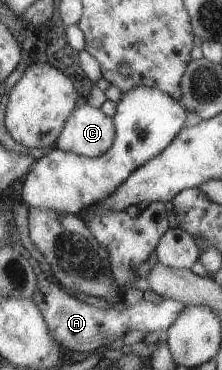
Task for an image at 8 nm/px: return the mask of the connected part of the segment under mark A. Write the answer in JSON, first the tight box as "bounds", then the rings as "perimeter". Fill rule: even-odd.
{"bounds":[31,259,185,352],"perimeter":[[[31,259],[31,268],[35,272],[35,291],[31,299],[38,305],[45,318],[47,330],[57,343],[64,349],[76,352],[104,350],[110,347],[118,337],[123,337],[128,331],[167,330],[174,319],[182,312],[185,304],[174,299],[166,299],[160,304],[152,304],[142,299],[140,302],[129,305],[123,312],[118,310],[96,308],[79,299],[69,296],[56,280],[50,280],[42,272],[38,262]]]}

